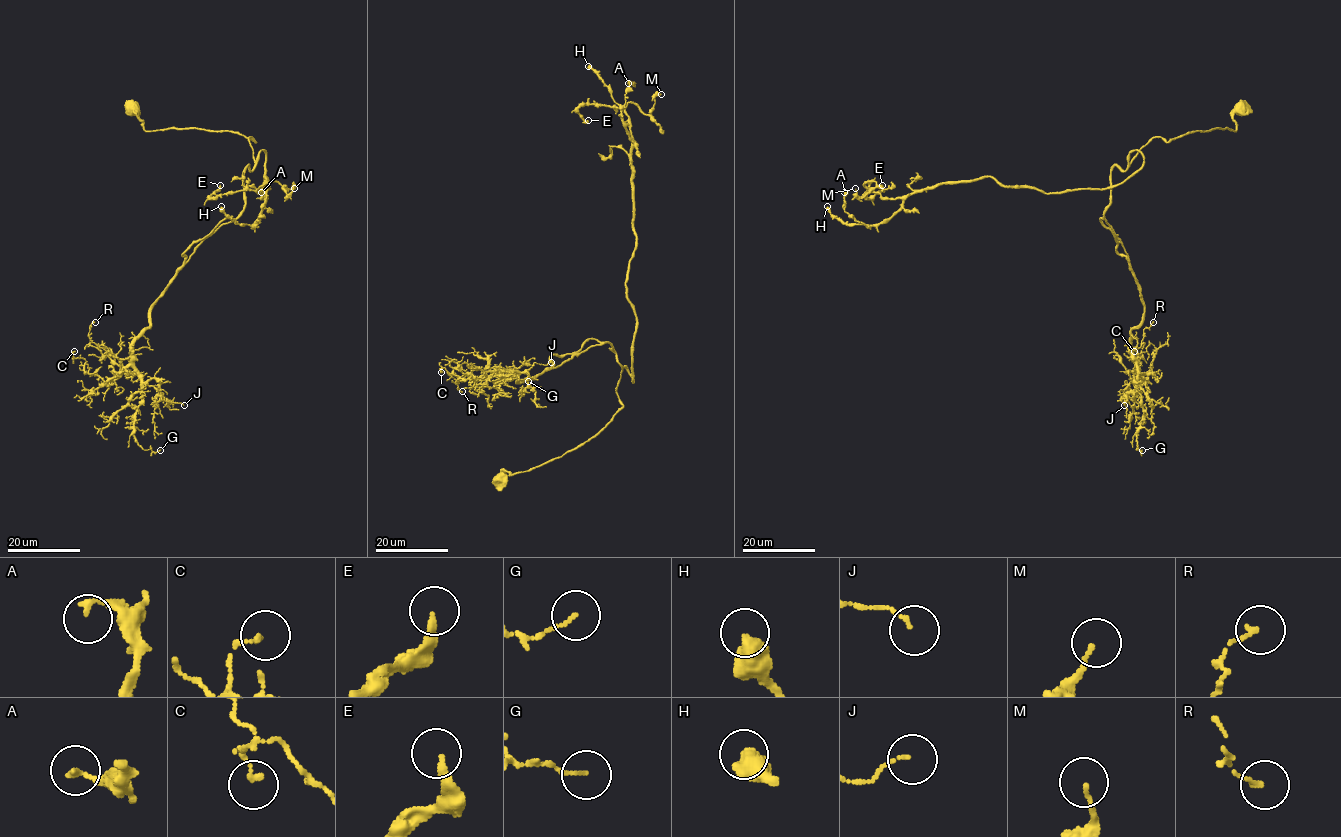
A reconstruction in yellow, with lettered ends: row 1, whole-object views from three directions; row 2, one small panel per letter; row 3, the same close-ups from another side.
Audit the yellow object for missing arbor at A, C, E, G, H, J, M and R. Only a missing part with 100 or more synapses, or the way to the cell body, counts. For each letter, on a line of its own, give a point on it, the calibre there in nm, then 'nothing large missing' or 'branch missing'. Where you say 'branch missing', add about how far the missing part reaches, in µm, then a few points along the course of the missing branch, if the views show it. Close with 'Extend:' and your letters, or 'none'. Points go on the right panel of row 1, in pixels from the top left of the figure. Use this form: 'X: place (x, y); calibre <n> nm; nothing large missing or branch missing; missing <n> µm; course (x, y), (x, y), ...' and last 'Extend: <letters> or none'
A: place (844, 192); calibre 150 nm; nothing large missing
C: place (1134, 351); calibre 150 nm; nothing large missing
E: place (882, 185); calibre 220 nm; nothing large missing
G: place (1142, 450); calibre 90 nm; nothing large missing
H: place (827, 206); calibre 460 nm; nothing large missing
J: place (1124, 405); calibre 90 nm; nothing large missing
M: place (855, 188); calibre 130 nm; nothing large missing
R: place (1153, 322); calibre 140 nm; nothing large missing
Extend: none

